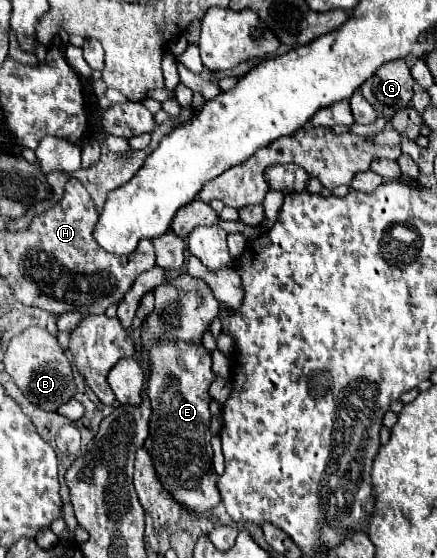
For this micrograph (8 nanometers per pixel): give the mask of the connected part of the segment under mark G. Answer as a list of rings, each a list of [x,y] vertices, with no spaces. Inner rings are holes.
[[[392,60],[392,62],[386,62],[384,66],[380,66],[372,78],[368,78],[362,88],[360,88],[362,96],[374,106],[374,110],[380,114],[380,116],[388,116],[392,118],[398,110],[404,110],[410,106],[410,100],[412,100],[412,74],[410,74],[410,68],[406,64],[406,60]]]

